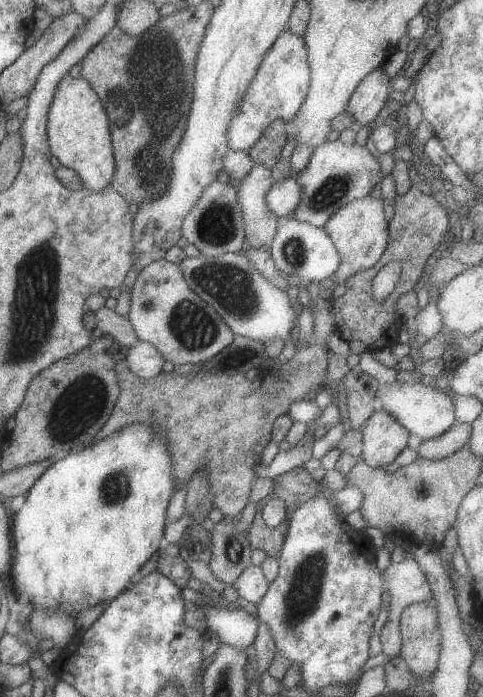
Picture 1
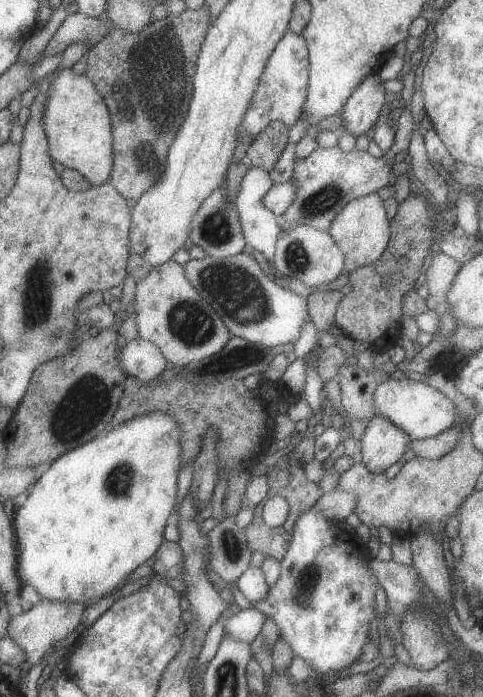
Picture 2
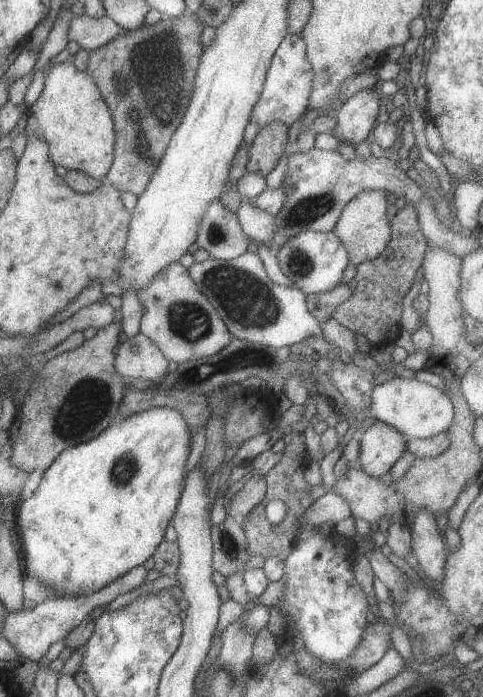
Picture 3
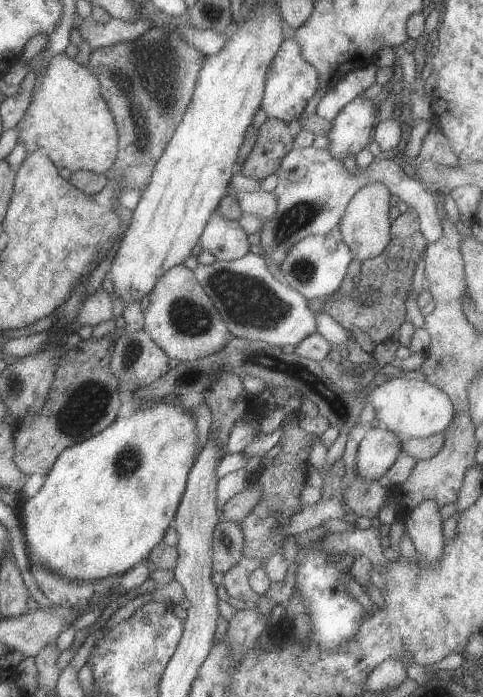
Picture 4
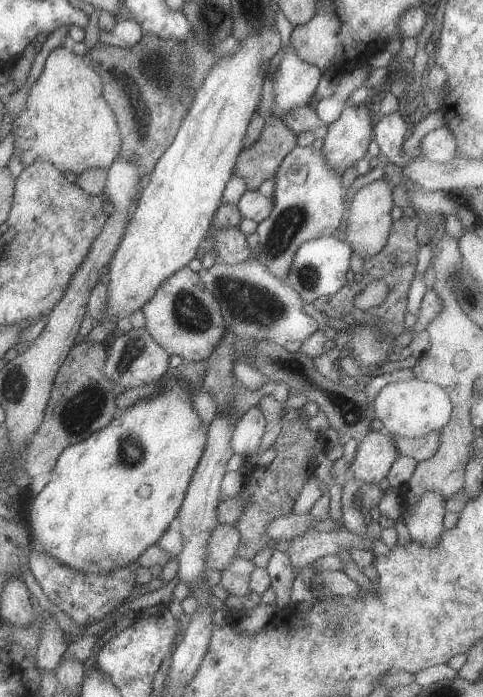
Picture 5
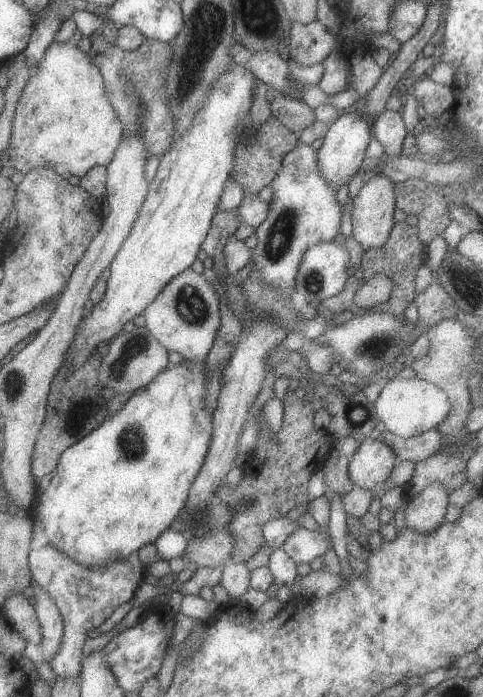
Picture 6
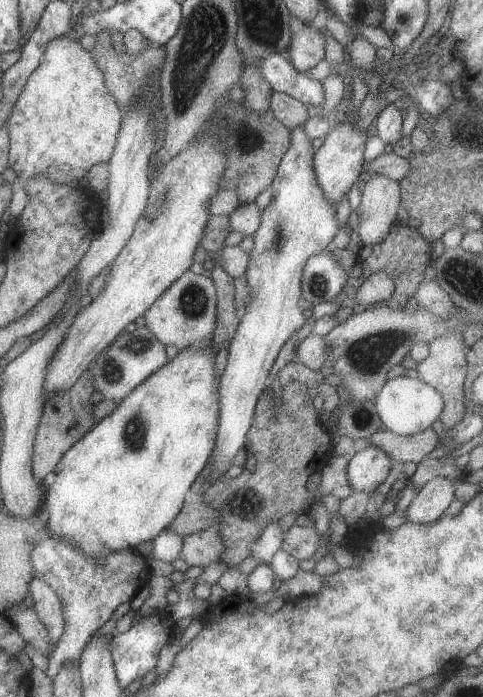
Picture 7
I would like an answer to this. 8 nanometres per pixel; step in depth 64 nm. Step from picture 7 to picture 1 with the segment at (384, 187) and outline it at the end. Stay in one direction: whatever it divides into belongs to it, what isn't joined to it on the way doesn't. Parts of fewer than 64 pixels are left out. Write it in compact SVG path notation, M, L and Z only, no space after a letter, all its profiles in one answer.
M368 195L349 202L328 219L324 228L340 253L341 263L330 278L338 284L346 282L347 278L361 270L372 268L388 246L389 222L384 217L383 200L376 196Z

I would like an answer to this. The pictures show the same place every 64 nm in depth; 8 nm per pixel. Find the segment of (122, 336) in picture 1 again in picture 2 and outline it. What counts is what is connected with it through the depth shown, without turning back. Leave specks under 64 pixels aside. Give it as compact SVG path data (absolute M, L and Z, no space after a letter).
M128 275L123 284L123 295L121 298L122 309L126 312L126 320L121 325L117 324L116 313L112 311L109 304L102 303L87 310L80 310L77 314L77 326L80 328L83 324L92 324L96 328L107 329L114 325L119 334L124 336L126 340L132 340L139 337L137 324L135 321L135 290L137 287L137 280Z

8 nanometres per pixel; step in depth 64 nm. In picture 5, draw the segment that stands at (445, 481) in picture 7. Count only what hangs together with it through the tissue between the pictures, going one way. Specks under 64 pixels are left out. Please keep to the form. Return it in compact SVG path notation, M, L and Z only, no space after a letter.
M428 491L401 516L405 520L411 538L425 547L438 545L445 529L445 498L436 491Z

